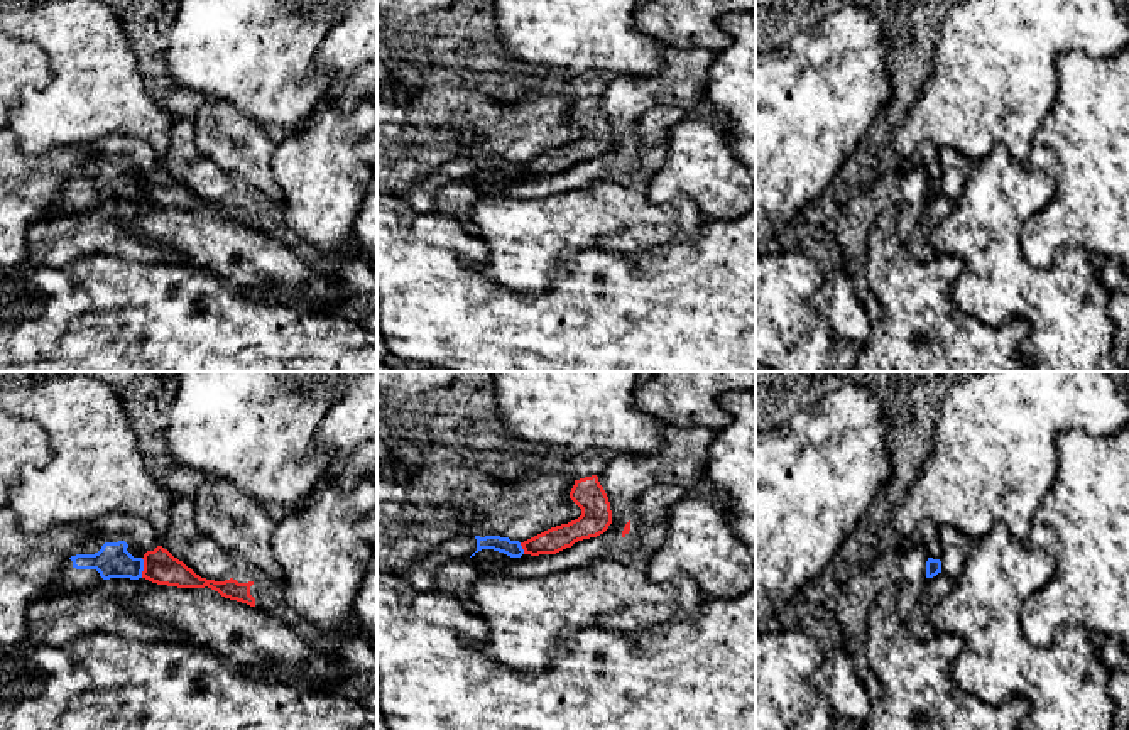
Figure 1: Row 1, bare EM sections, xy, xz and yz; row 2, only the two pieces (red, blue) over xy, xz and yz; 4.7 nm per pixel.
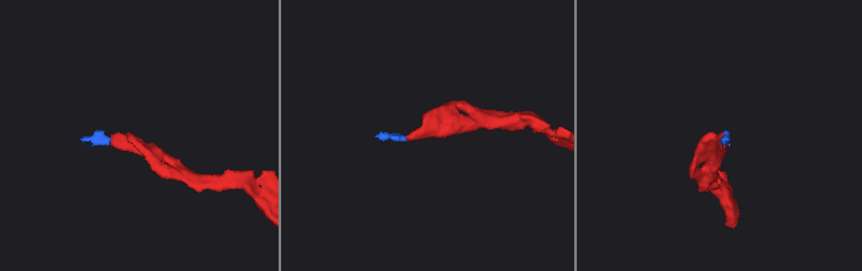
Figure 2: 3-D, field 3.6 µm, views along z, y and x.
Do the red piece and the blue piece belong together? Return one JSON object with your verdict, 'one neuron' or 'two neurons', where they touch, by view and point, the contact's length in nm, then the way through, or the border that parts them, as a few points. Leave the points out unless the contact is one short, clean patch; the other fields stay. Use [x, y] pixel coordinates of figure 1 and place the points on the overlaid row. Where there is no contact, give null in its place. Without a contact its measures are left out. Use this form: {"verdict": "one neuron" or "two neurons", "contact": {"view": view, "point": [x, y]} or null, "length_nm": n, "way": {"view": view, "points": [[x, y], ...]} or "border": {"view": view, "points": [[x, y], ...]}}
{"verdict": "one neuron", "contact": {"view": "xy", "point": [144, 568]}, "length_nm": 100, "way": {"view": "xy", "points": [[159, 566], [144, 568], [125, 566], [114, 560]]}}

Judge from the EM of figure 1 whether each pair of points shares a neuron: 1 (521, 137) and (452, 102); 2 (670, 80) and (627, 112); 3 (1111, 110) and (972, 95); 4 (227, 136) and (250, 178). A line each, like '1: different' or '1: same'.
1: same
2: same
3: different
4: same

